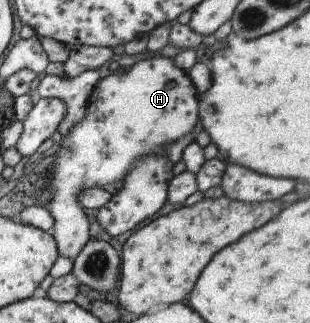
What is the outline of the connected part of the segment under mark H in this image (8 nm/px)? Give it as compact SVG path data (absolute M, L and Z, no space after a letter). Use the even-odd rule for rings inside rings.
M160 53L140 60L128 70L117 71L100 80L89 97L85 118L73 128L68 138L63 138L55 162L47 169L50 172L49 177L52 178L48 190L53 194L47 209L55 219L51 233L59 255L74 261L88 240L92 239L88 217L82 211L82 205L77 198L82 190L103 188L104 185L112 185L118 181L123 183L129 167L146 154L162 154L168 158L162 150L162 145L172 143L193 131L198 117L198 93L190 76L187 71L180 69L172 58L164 57Z

